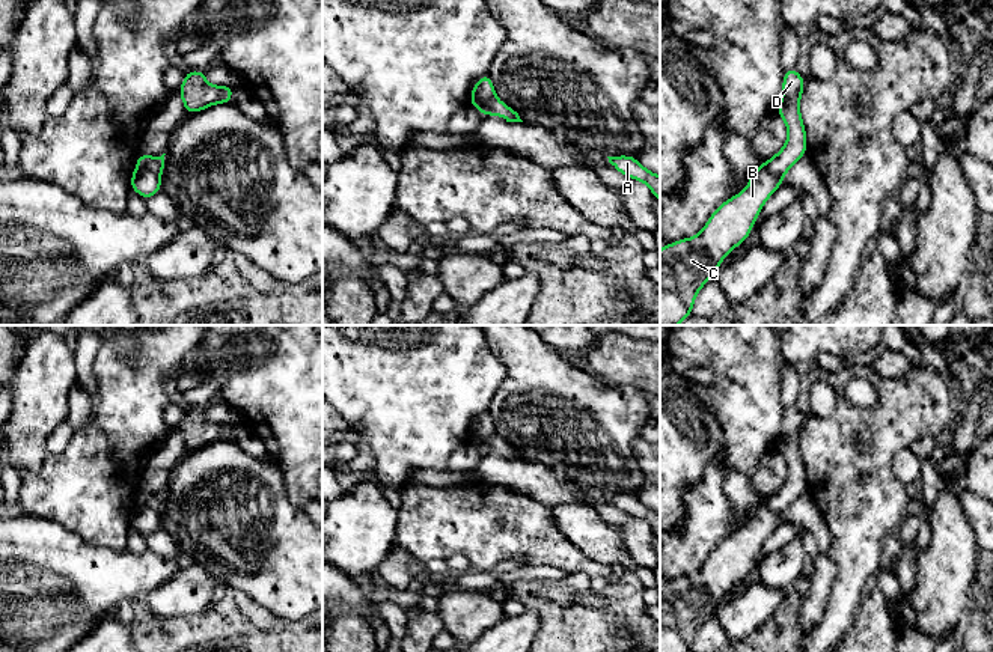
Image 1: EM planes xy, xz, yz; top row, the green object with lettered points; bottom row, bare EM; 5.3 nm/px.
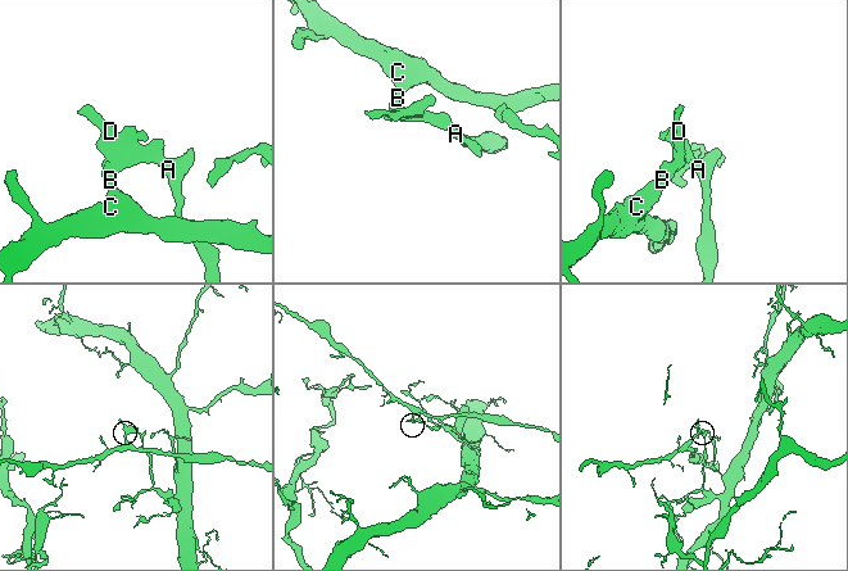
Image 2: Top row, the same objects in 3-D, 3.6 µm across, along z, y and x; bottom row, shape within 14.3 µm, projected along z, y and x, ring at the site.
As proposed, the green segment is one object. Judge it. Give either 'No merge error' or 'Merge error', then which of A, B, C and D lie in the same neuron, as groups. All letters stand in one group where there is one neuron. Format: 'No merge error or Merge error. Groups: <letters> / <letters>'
Merge error. Groups: A D / B C

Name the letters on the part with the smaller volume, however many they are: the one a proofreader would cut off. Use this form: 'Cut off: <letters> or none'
Cut off: B, C

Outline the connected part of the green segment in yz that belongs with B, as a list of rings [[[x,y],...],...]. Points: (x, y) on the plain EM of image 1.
[[[767,498],[752,509],[747,524],[726,536],[707,557],[704,566],[692,574],[660,586],[660,652],[692,652],[693,640],[702,623],[717,611],[722,598],[752,569],[768,535],[784,521],[767,506]]]

